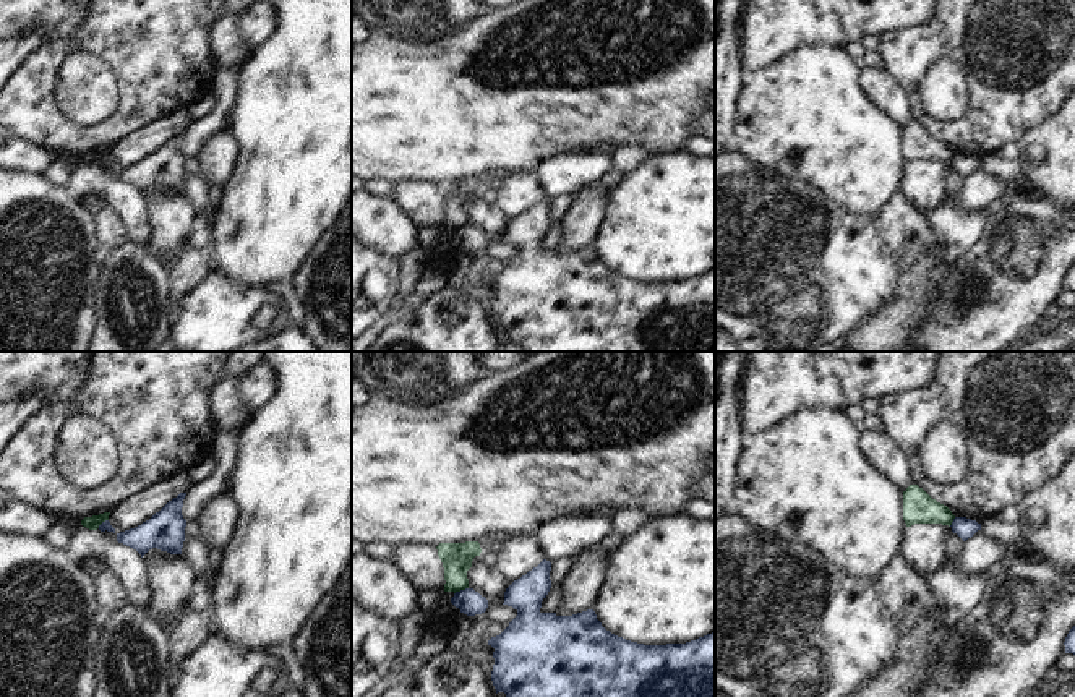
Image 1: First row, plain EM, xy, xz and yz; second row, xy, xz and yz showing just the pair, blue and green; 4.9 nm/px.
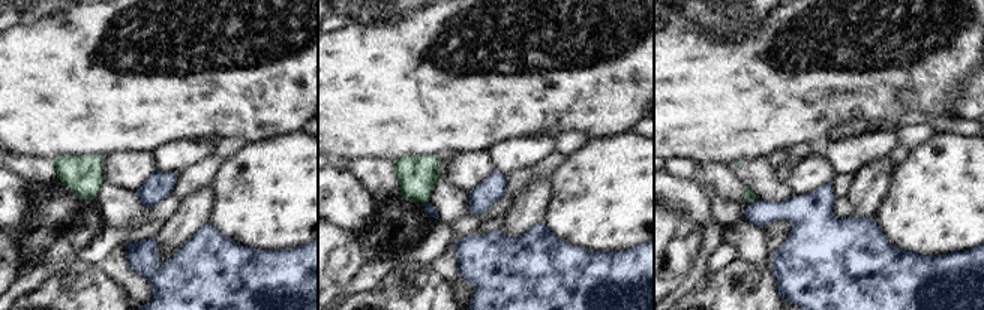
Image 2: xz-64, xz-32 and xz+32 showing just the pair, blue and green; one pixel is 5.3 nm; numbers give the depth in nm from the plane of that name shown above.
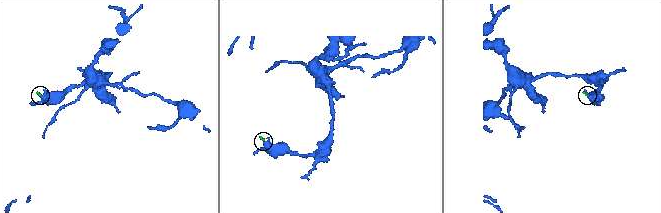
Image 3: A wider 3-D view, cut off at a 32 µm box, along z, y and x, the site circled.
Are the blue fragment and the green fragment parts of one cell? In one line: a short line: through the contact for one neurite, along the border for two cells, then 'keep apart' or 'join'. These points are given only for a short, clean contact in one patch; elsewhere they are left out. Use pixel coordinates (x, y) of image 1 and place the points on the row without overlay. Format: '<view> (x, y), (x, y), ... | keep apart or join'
xz (467, 224), (454, 230) | keep apart

